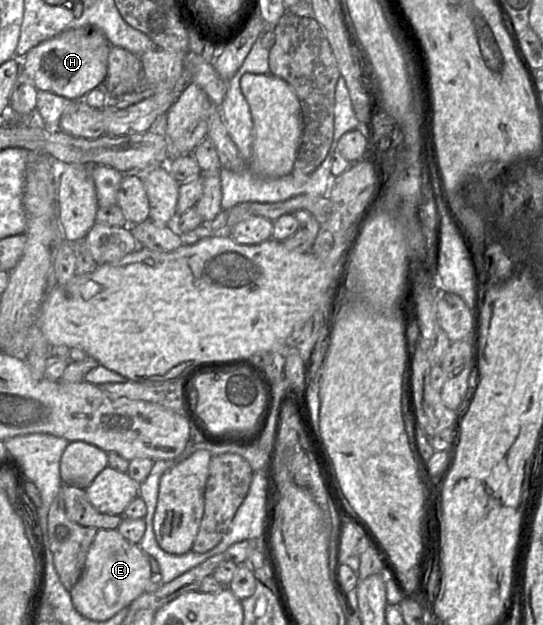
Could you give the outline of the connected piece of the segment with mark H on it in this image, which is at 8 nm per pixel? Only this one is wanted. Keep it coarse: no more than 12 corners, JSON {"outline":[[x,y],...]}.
{"outline":[[68,29],[29,50],[38,91],[82,101],[101,87],[111,47]]}

